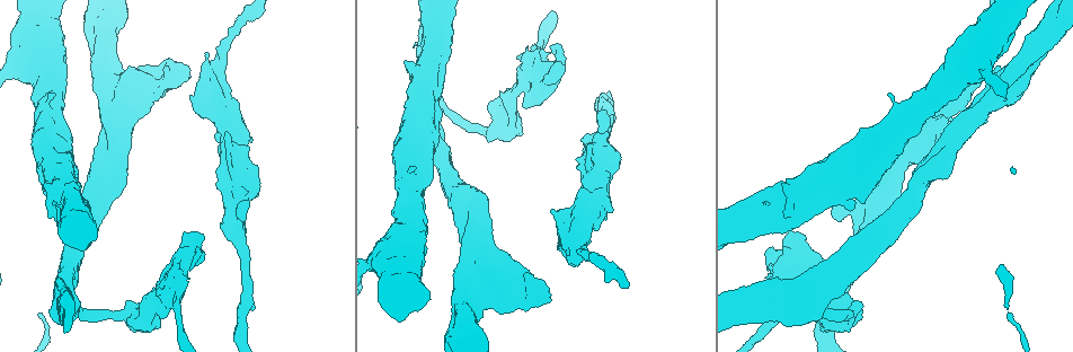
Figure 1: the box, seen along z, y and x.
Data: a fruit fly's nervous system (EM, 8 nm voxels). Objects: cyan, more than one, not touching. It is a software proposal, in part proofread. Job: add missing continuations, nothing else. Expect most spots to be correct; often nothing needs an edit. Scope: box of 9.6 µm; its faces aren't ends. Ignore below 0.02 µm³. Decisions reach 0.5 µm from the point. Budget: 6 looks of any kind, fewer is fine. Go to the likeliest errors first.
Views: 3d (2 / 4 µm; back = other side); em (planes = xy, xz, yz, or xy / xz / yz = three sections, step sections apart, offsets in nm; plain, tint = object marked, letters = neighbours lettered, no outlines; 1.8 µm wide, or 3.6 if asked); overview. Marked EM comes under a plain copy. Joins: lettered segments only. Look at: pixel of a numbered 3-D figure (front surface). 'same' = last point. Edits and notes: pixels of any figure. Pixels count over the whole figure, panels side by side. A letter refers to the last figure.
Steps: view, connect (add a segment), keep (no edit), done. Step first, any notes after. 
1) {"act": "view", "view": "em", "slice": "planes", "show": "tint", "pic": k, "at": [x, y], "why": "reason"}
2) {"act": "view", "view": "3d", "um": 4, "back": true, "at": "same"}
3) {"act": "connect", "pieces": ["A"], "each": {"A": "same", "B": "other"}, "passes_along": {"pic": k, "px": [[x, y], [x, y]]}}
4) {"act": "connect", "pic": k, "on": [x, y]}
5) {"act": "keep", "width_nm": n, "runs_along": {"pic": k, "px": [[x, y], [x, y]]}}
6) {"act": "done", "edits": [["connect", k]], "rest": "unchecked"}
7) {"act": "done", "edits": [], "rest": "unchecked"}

{"act": "view", "view": "3d", "um": 4, "pic": 1, "at": [772, 267], "why": "branch stops here"}

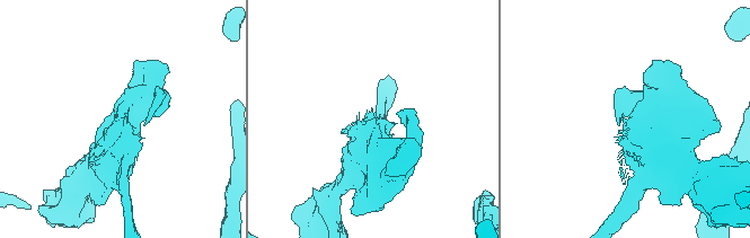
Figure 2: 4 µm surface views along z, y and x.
{"act": "view", "view": "em", "um": 3.6, "slice": "xy", "step": 4, "show": "tint", "pic": 2, "at": [124, 117]}

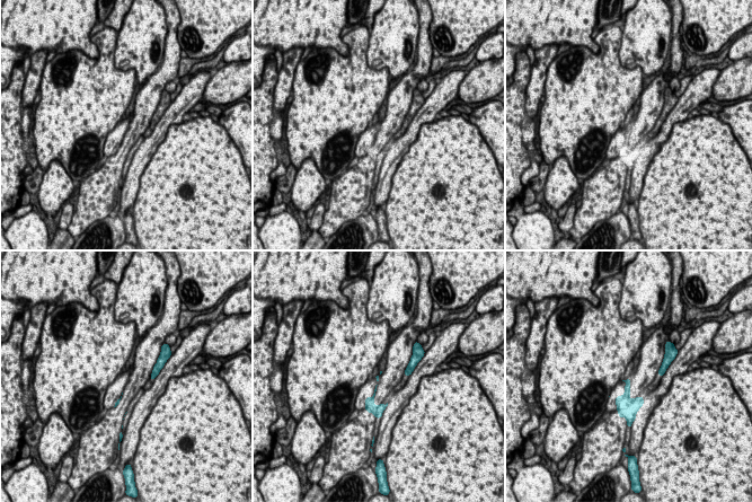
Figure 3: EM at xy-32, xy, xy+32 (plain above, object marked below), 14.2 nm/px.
{"act": "view", "view": "em", "um": 3.6, "slice": "planes", "show": "letters", "at": "same"}

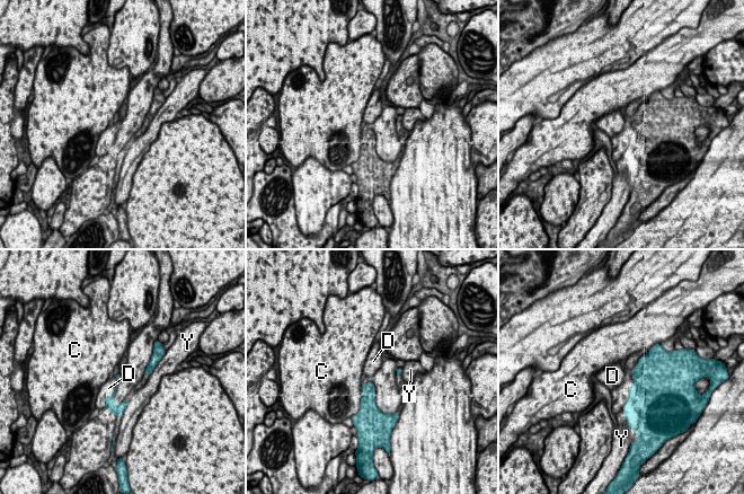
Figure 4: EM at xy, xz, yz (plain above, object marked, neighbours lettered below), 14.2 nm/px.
{"act": "keep", "each": {"C": "other", "D": "other", "Y": "other"}, "border": {"pic": 4, "px": [[117, 382], [105, 406]]}, "found": "none of them fits"}

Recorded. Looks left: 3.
{"act": "view", "view": "3d", "um": 4, "pic": 1, "at": [191, 95], "why": "free end"}

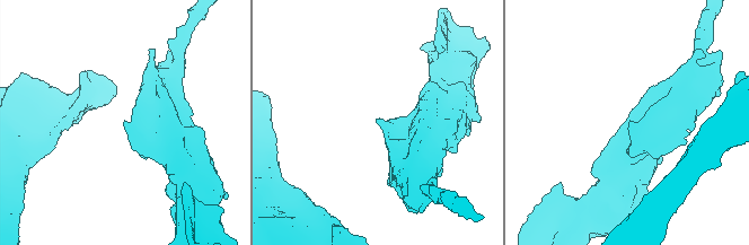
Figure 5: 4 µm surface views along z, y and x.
{"act": "view", "view": "em", "slice": "xy", "step": 8, "show": "letters", "pic": 5, "at": [630, 122], "why": "need the tissue"}

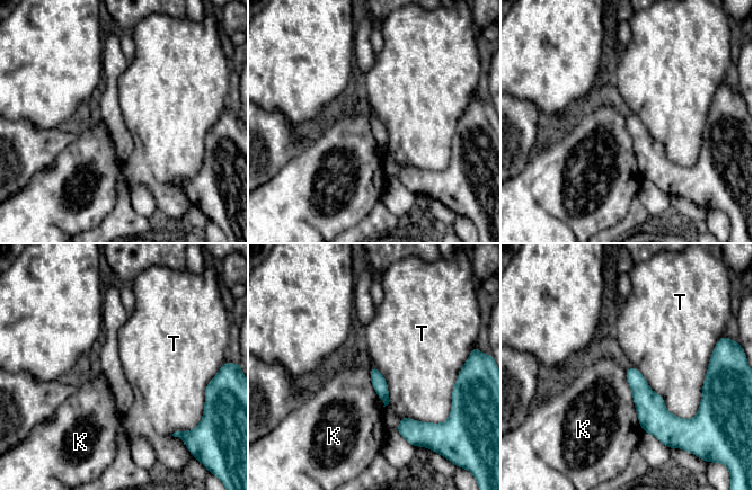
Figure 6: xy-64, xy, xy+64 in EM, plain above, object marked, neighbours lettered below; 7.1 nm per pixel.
{"act": "keep", "each": {"K": "other", "T": "other"}, "border": {"pic": 6, "px": [[634, 366], [665, 408], [687, 419]]}, "found": "no lettered segment goes on from it"}

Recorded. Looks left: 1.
{"act": "done", "edits": [], "rest": "unchecked"}

